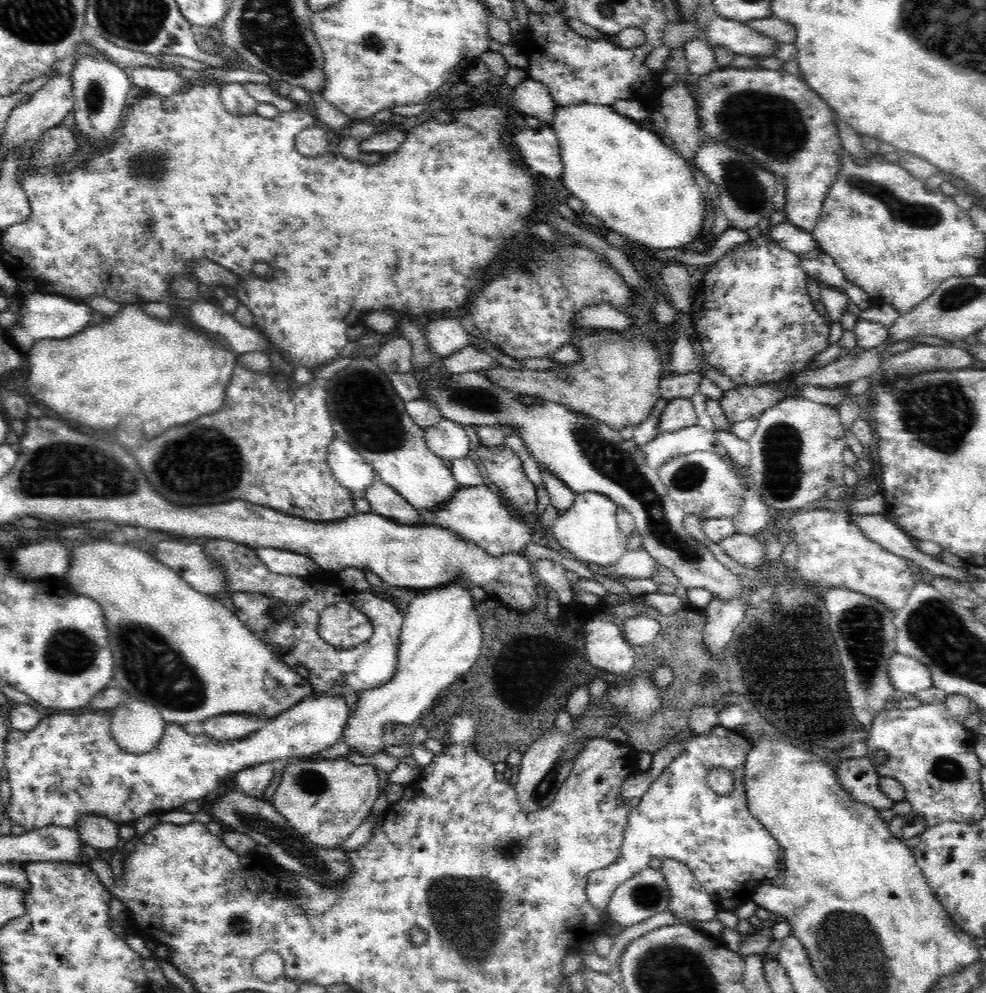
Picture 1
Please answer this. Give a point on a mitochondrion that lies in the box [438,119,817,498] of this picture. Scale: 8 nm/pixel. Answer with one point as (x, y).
(740, 179)

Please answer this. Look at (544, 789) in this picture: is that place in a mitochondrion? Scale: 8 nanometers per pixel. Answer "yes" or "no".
yes

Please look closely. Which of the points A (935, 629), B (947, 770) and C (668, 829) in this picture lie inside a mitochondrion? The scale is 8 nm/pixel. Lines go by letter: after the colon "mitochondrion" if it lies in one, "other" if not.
A: mitochondrion
B: mitochondrion
C: other

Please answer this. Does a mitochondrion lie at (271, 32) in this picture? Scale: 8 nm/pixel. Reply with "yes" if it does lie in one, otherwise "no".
yes

